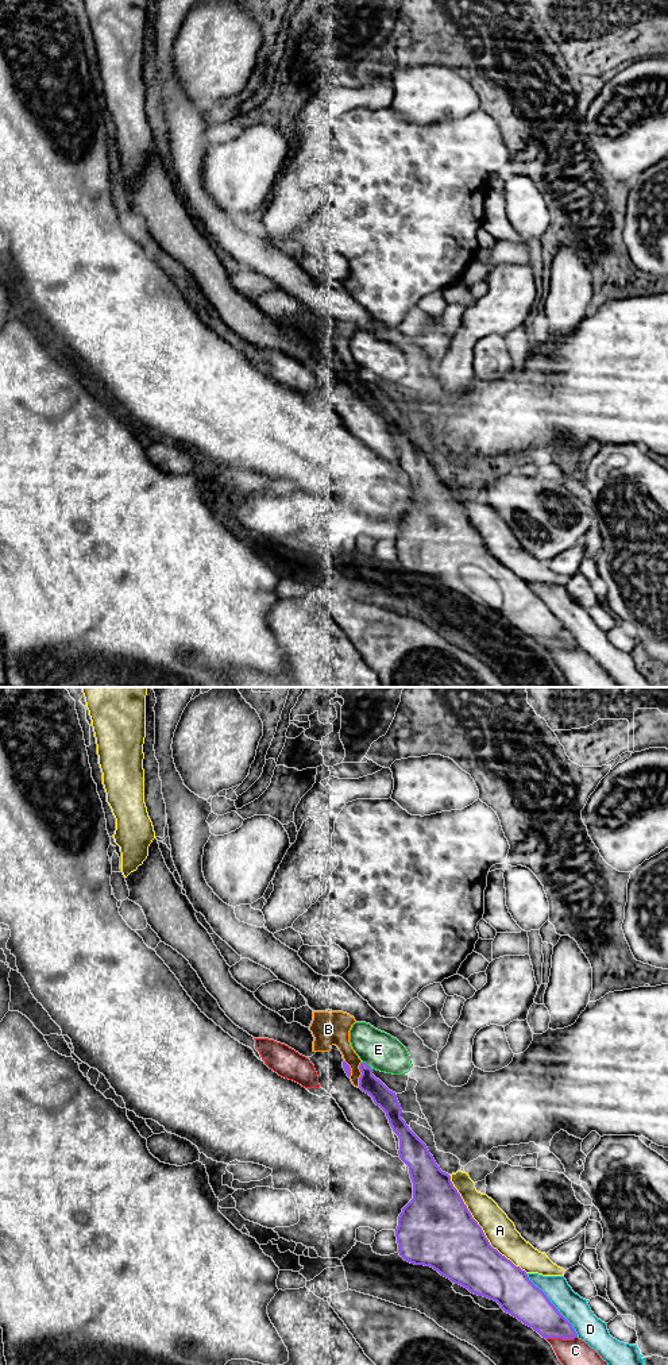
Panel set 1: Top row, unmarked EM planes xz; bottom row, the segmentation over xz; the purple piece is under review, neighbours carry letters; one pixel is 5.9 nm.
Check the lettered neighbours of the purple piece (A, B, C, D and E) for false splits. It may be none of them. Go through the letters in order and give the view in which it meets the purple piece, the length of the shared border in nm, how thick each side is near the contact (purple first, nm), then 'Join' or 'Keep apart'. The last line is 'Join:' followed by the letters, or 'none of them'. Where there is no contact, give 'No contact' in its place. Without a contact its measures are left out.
A: Touches purple in xz. Shared border 750 nm. Thickness 440 nm (purple) against 180 nm. Keep apart
B: Touches purple in xz. Shared border 160 nm. Thickness 120 nm (purple) against 100 nm. Keep apart
C: Touches purple in xz. Shared border 190 nm. Thickness 220 nm (purple) against 220 nm. Keep apart
D: Touches purple in xz. Shared border 500 nm. Thickness 240 nm (purple) against 160 nm. Keep apart
E: Touches purple in xz. Shared border 80 nm. Thickness 120 nm (purple) against 220 nm. Keep apart
Join: none of them

